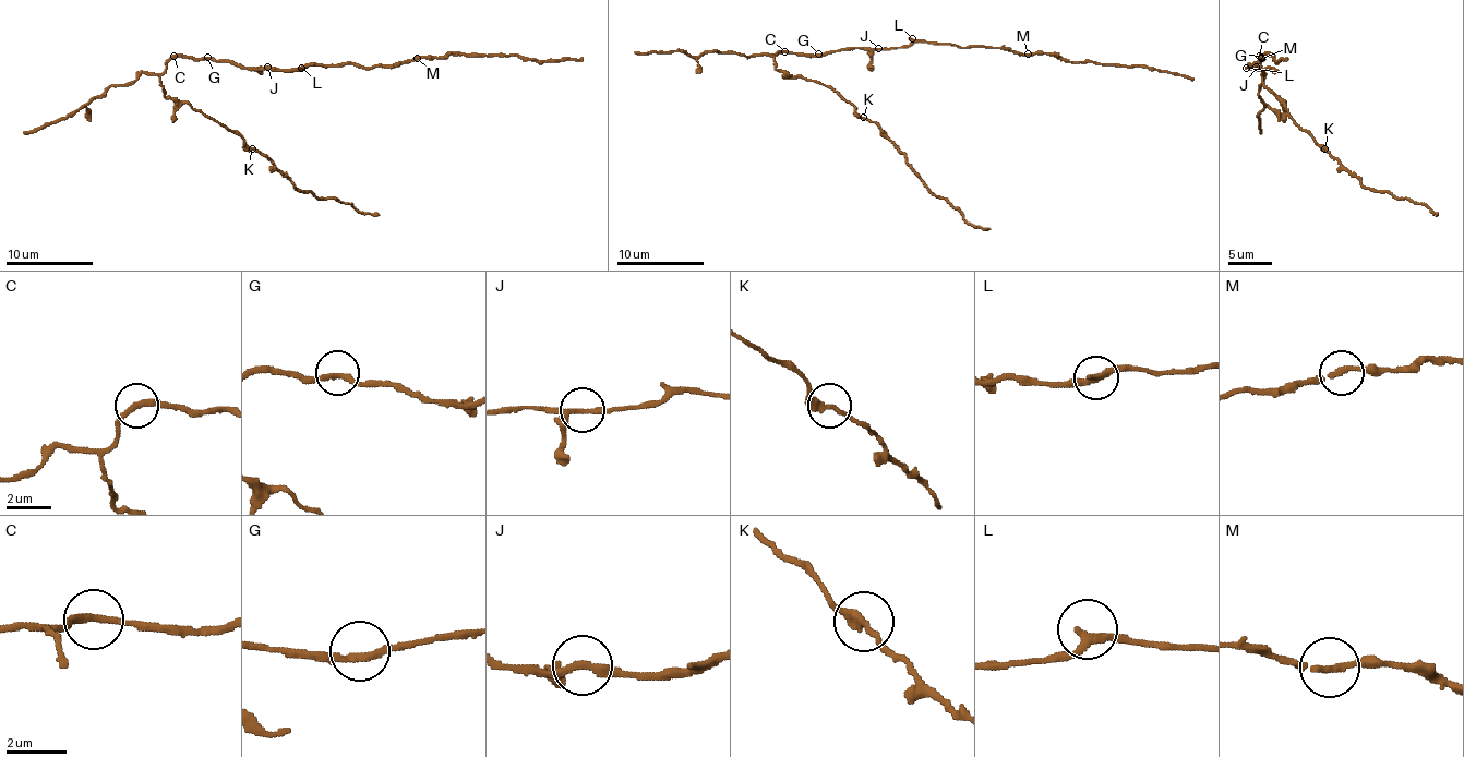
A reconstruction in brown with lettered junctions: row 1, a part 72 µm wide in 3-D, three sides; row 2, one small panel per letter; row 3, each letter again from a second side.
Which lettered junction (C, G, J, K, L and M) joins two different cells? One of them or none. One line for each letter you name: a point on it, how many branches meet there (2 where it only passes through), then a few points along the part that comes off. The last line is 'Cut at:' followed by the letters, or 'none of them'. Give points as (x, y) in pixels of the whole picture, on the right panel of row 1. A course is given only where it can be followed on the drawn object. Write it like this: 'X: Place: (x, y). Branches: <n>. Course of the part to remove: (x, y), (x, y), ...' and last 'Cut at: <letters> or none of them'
Cut at: none of them

